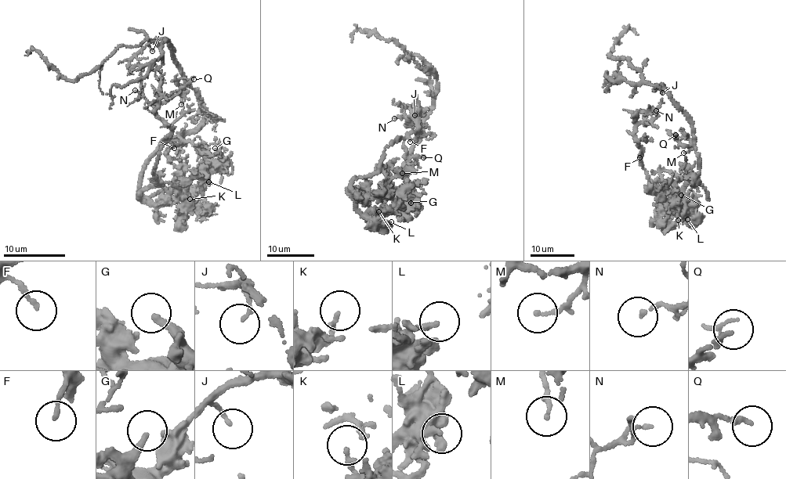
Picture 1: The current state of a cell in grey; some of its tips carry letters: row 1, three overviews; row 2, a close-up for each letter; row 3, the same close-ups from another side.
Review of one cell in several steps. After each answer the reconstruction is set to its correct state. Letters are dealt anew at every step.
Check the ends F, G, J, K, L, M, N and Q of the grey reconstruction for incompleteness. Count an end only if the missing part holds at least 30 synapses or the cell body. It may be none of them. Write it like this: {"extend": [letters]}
{"extend": []}

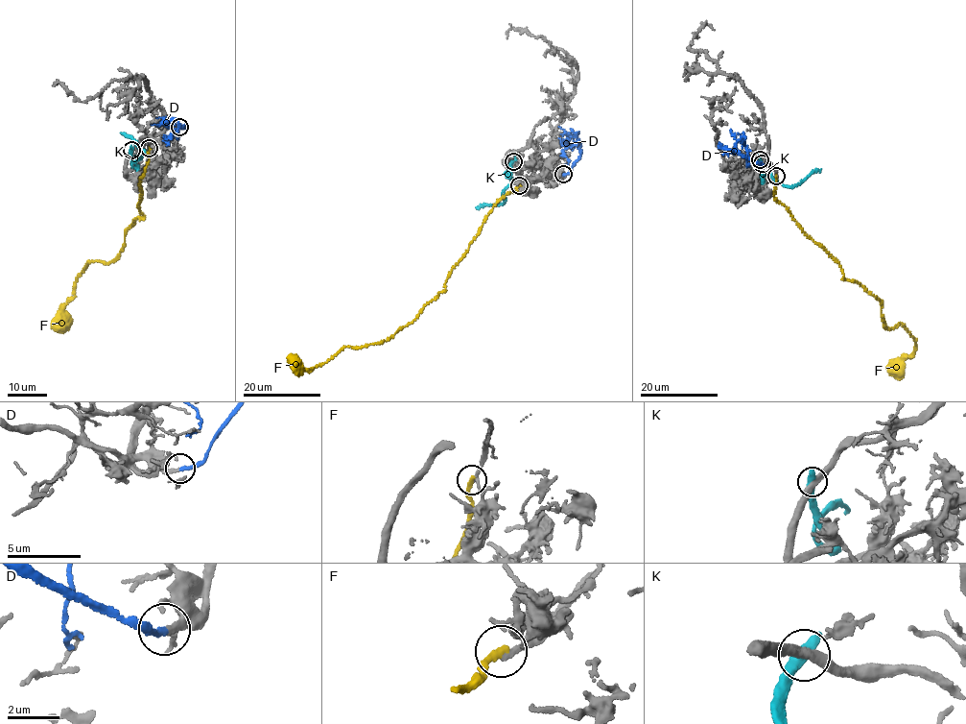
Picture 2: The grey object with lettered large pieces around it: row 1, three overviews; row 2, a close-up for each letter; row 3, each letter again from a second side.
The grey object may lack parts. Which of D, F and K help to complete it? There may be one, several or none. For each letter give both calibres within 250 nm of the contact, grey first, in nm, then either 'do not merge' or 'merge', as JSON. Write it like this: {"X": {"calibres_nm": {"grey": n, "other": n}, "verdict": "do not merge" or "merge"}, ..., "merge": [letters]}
{"D": {"calibres_nm": {"grey": 240, "other": 200}, "verdict": "merge"}, "F": {"calibres_nm": {"grey": 240, "other": 240}, "verdict": "do not merge"}, "K": {"calibres_nm": {"grey": 360, "other": 320}, "verdict": "do not merge"}, "merge": ["D"]}

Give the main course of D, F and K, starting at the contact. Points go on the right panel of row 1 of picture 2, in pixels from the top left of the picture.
D: (762, 163), (738, 152), (740, 139), (744, 142), (748, 166)
F: (776, 177), (773, 196), (803, 233), (843, 277), (880, 301), (884, 325), (904, 325), (915, 342), (890, 374)
K: (760, 159), (763, 180), (765, 175), (771, 175), (781, 184), (791, 187), (812, 172), (821, 169)

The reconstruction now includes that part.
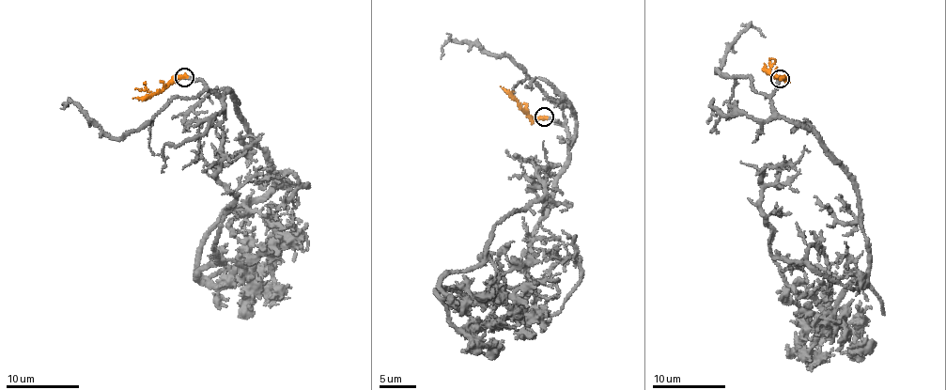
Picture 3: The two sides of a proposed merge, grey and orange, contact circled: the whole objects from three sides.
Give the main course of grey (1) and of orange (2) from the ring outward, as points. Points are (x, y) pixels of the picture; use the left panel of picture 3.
1: (185, 77), (230, 88), (270, 168), (271, 188), (209, 233), (207, 281), (233, 203), (215, 176), (214, 120)
2: (185, 77), (177, 77), (161, 91), (133, 98)

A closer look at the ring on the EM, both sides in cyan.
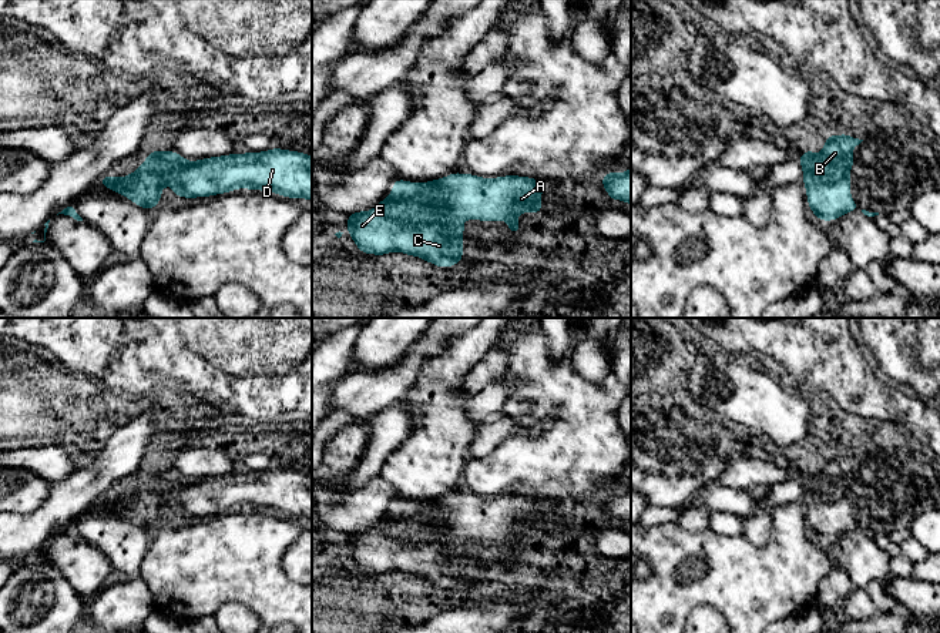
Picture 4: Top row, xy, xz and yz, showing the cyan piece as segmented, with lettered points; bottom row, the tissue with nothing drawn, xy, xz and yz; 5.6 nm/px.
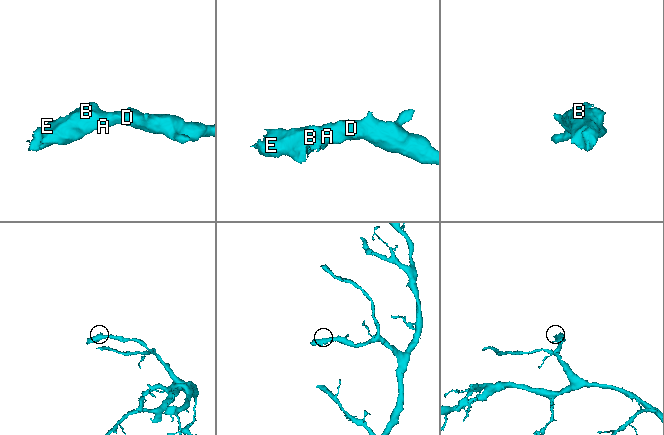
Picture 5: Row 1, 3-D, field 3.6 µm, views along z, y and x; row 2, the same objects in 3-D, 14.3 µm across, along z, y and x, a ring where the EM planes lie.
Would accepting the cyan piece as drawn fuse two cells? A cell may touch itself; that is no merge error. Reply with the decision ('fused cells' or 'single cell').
single cell

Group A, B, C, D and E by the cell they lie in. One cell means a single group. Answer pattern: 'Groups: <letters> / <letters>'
Groups: A B C D E

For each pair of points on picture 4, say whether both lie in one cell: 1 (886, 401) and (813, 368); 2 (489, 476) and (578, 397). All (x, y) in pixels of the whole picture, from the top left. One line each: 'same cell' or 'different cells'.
1: same cell
2: same cell

